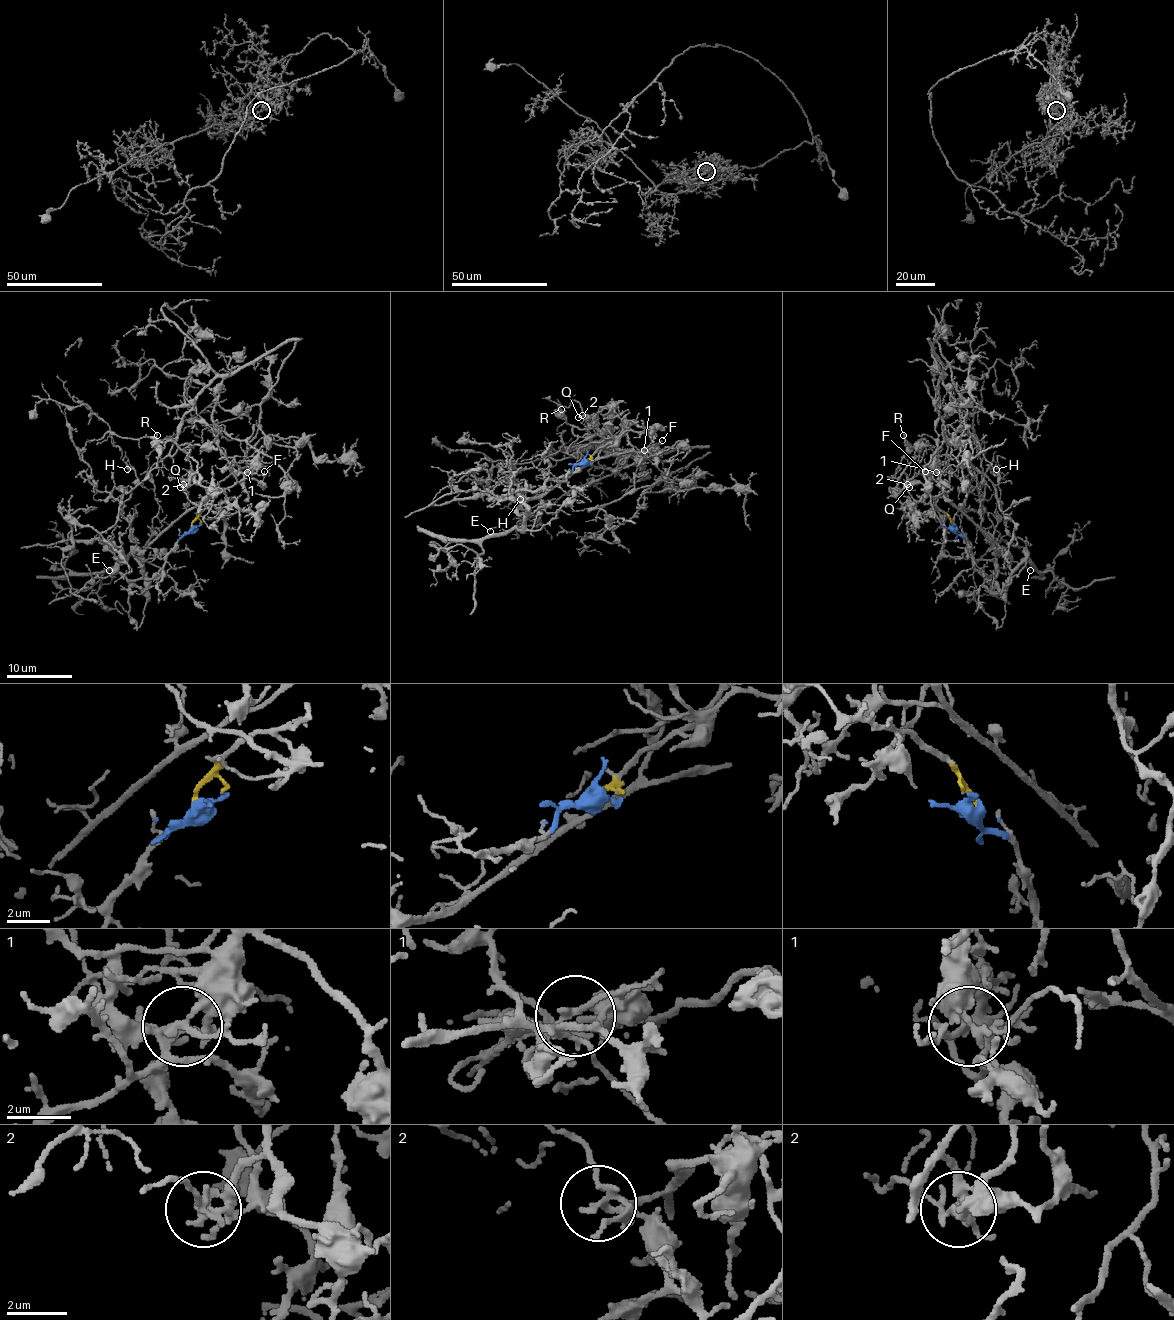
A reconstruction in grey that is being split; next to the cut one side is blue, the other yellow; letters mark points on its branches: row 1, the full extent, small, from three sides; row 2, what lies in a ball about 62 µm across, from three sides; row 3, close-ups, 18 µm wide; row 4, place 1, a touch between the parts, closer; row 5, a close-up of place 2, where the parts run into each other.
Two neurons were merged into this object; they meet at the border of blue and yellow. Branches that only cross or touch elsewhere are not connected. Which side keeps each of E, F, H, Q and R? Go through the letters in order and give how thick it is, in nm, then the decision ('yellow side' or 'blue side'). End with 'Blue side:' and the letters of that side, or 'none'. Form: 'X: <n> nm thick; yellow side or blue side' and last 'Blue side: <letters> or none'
E: 110 nm thick; blue side
F: 140 nm thick; blue side
H: 120 nm thick; blue side
Q: 190 nm thick; yellow side
R: 170 nm thick; yellow side
Blue side: E, F, H

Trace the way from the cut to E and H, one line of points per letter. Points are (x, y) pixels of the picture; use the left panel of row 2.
E: (192, 527), (156, 573), (150, 578), (131, 579), (131, 583), (145, 589), (146, 573), (134, 553), (108, 569)
H: (192, 527), (156, 573), (131, 583), (143, 589), (146, 573), (124, 516), (137, 477), (128, 462), (127, 468)

